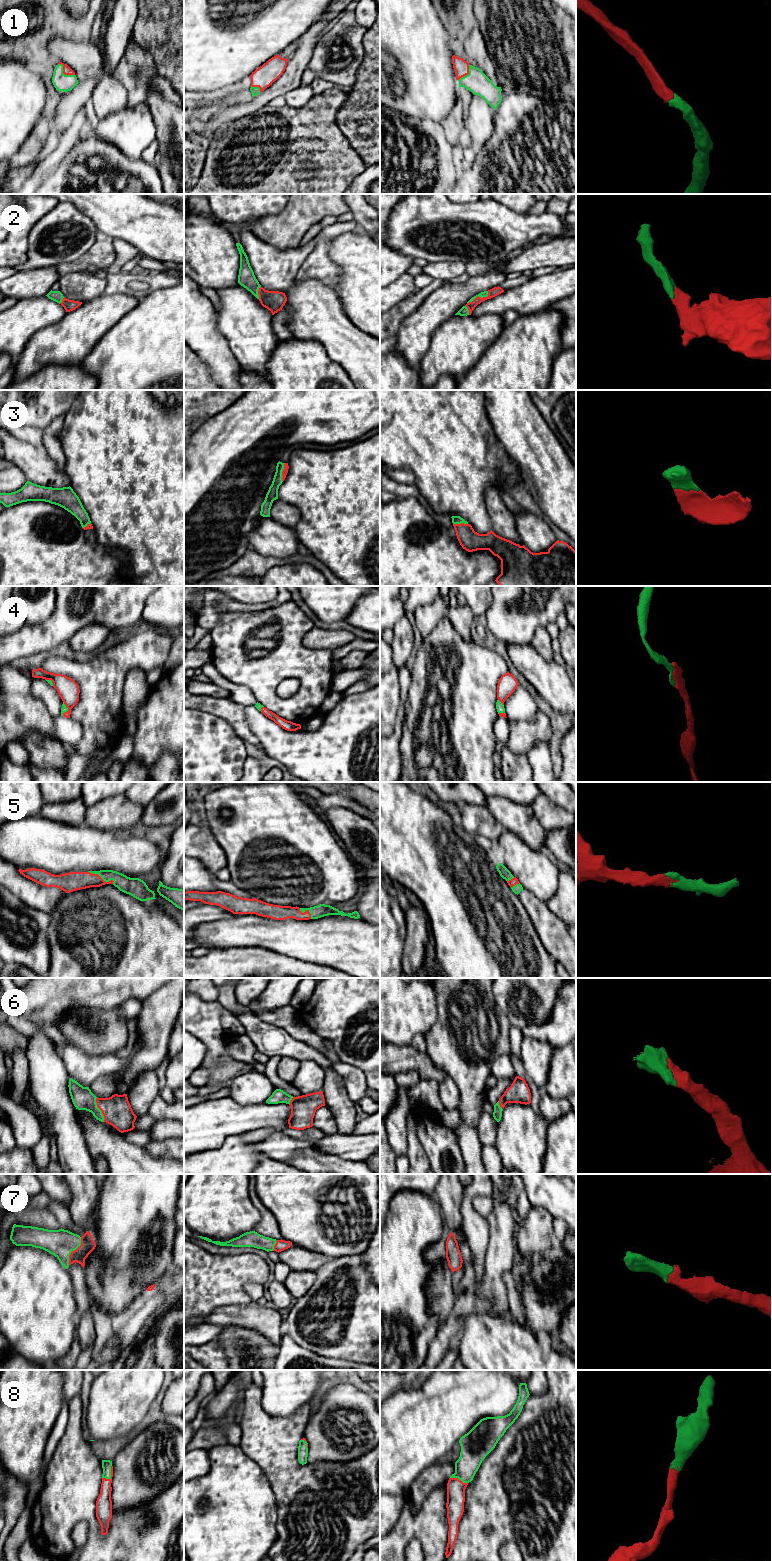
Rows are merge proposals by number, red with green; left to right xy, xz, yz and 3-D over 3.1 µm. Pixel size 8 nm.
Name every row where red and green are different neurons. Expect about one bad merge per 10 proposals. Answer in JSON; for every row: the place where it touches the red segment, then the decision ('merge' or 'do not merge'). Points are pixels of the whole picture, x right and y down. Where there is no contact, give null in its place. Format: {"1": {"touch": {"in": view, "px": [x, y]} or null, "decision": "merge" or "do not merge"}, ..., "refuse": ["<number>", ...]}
{"1": {"touch": {"in": "xy", "px": [63, 72]}, "decision": "merge"}, "2": {"touch": {"in": "yz", "px": [479, 297]}, "decision": "merge"}, "3": {"touch": {"in": "xz", "px": [282, 472]}, "decision": "merge"}, "4": {"touch": {"in": "yz", "px": [500, 701]}, "decision": "merge"}, "5": {"touch": {"in": "xy", "px": [100, 877]}, "decision": "merge"}, "6": {"touch": {"in": "xy", "px": [99, 1108]}, "decision": "merge"}, "7": {"touch": {"in": "xy", "px": [74, 1250]}, "decision": "merge"}, "8": {"touch": {"in": "xy", "px": [111, 1475]}, "decision": "merge"}, "refuse": []}

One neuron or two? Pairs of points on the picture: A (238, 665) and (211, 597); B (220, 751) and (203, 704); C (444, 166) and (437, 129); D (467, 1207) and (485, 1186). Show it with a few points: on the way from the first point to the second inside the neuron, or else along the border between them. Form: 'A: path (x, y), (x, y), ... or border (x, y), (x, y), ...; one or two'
A: border (242, 612), (224, 611), (210, 630); two
B: border (194, 708), (218, 715), (227, 722); two
C: path (444, 157), (444, 146), (440, 138); one
D: path (467, 1200), (478, 1187); one

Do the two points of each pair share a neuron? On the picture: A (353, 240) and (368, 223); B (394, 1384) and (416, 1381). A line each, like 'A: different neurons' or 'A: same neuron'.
A: different neurons
B: same neuron

